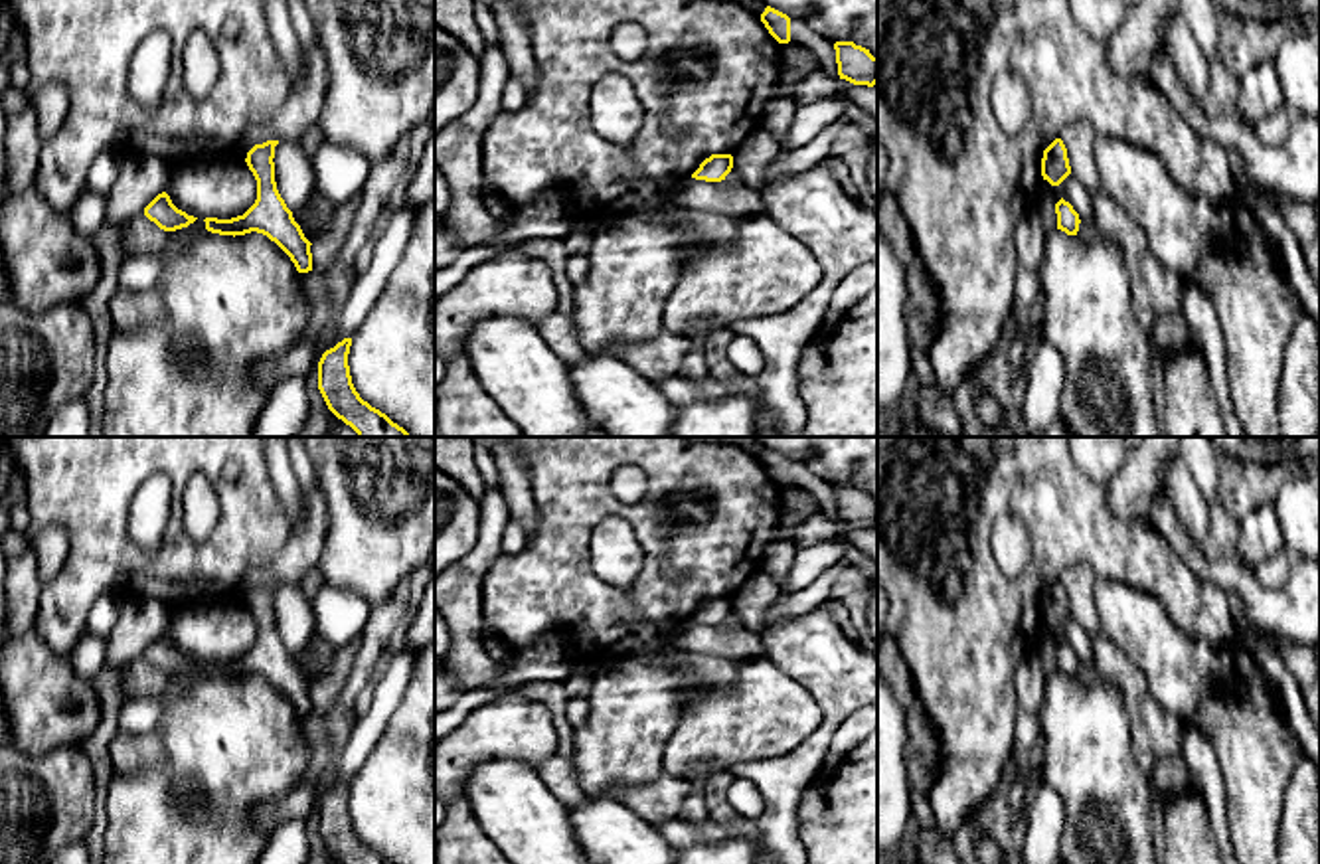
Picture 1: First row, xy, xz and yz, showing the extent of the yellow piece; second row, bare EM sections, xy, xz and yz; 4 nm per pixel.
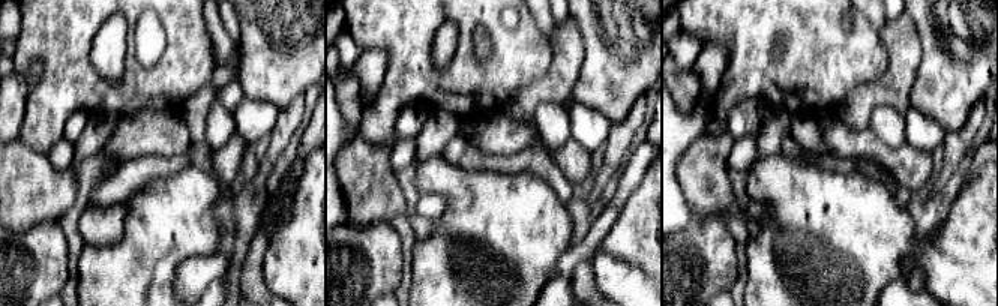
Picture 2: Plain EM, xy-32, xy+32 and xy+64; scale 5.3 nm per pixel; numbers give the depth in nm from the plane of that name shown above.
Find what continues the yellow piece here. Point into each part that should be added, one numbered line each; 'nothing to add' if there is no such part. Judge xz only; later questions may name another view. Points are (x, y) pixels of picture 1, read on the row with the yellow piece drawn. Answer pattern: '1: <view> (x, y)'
1: xz (740, 200)

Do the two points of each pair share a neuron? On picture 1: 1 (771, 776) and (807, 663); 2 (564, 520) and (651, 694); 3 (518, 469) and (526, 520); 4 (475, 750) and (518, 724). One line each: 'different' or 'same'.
1: same
2: different
3: same
4: same

